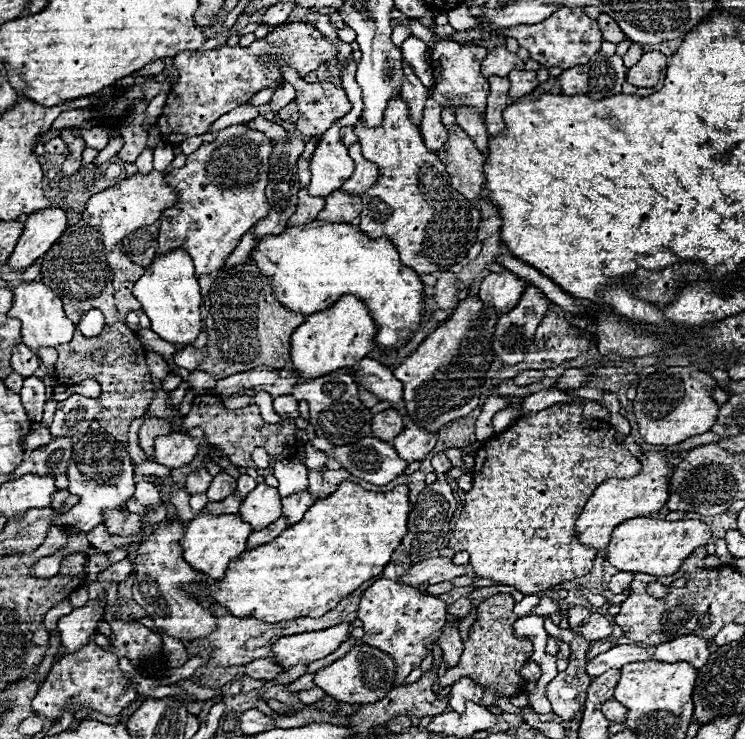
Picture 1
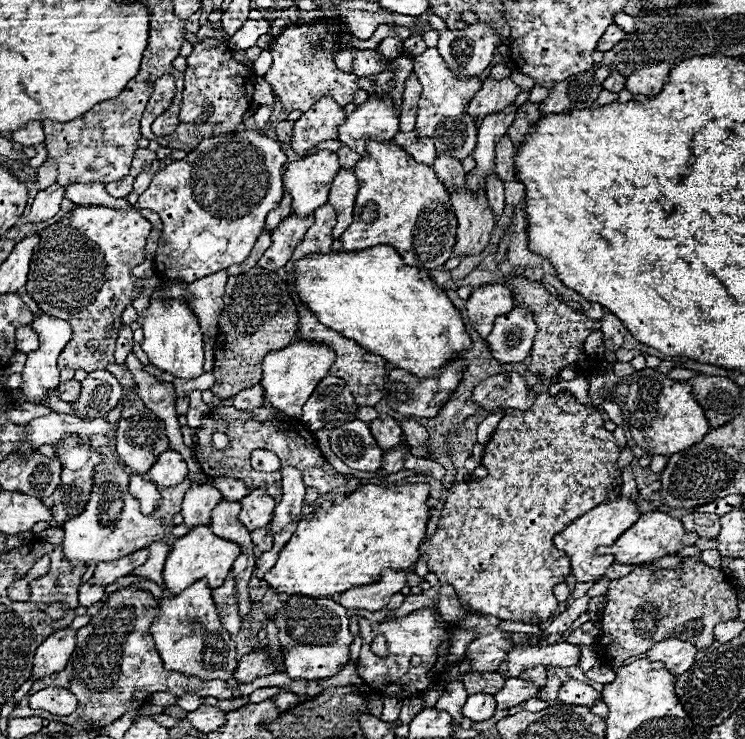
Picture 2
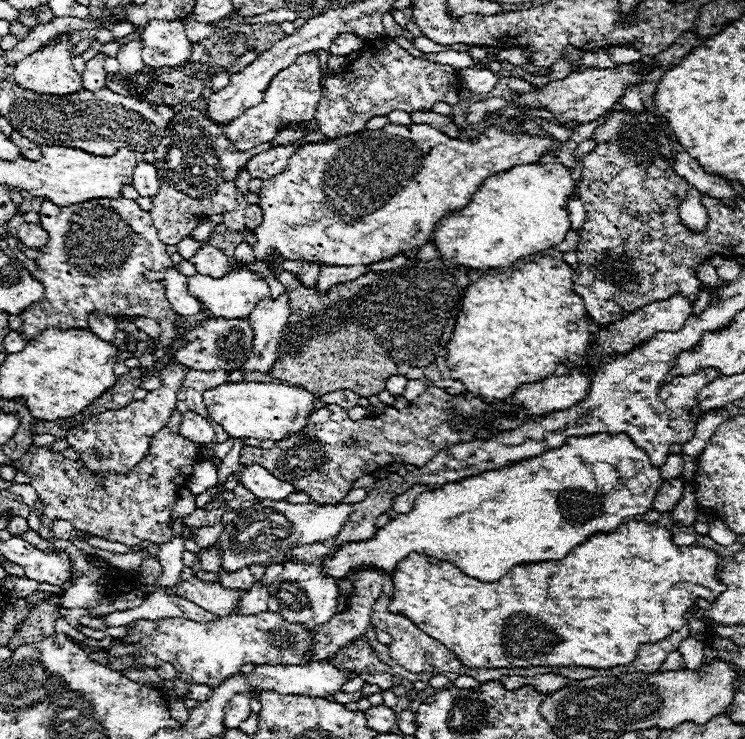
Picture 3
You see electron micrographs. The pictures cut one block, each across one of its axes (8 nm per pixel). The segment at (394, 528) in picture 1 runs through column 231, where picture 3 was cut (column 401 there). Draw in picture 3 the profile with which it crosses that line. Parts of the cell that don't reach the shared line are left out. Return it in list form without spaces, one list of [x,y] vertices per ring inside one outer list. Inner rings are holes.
[[[632,520],[630,524],[622,524],[614,534],[594,534],[562,560],[514,566],[496,584],[474,580],[450,562],[410,554],[394,572],[396,594],[390,600],[390,610],[408,616],[420,630],[444,642],[468,668],[580,666],[608,670],[636,660],[638,644],[660,642],[680,630],[686,624],[684,614],[696,598],[714,600],[722,594],[726,586],[718,580],[716,566],[718,554],[714,550],[676,546],[672,544],[670,530]]]

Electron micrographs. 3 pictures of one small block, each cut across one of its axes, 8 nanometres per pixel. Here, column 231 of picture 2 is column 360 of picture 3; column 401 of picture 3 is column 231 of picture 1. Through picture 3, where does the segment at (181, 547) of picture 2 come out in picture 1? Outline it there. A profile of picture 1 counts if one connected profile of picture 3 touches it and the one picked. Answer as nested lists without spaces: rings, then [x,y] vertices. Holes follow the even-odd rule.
[[[202,512],[184,530],[184,538],[180,542],[182,556],[194,570],[200,570],[214,580],[222,580],[228,570],[228,564],[246,550],[246,540],[250,532],[252,532],[250,526],[246,526],[246,522],[238,518],[238,514],[212,516]]]

